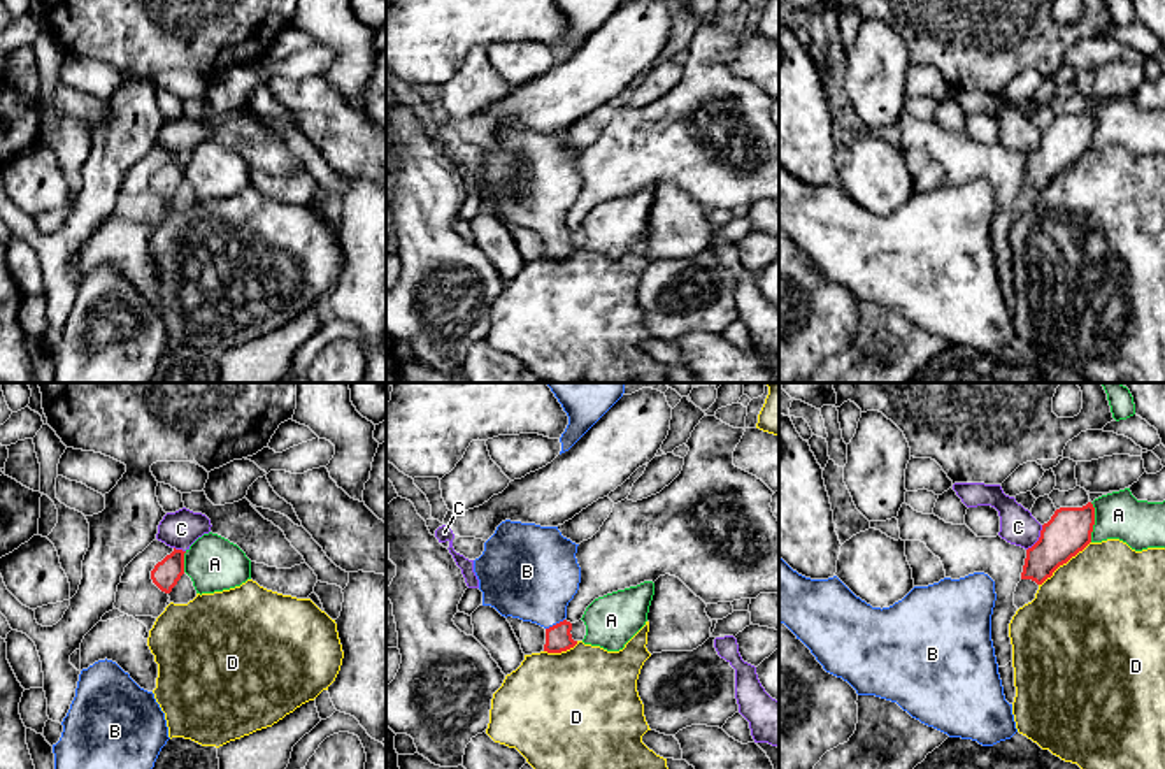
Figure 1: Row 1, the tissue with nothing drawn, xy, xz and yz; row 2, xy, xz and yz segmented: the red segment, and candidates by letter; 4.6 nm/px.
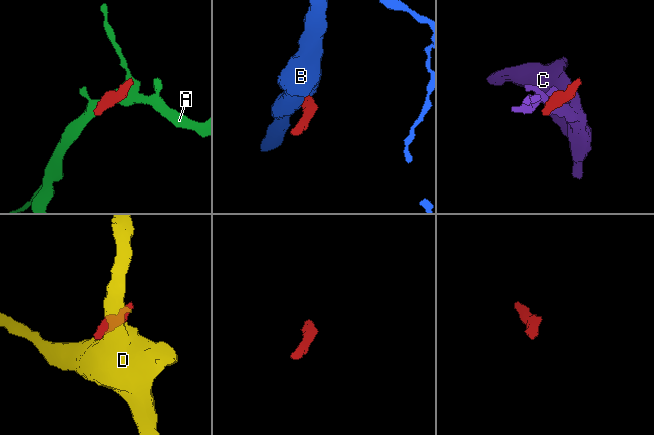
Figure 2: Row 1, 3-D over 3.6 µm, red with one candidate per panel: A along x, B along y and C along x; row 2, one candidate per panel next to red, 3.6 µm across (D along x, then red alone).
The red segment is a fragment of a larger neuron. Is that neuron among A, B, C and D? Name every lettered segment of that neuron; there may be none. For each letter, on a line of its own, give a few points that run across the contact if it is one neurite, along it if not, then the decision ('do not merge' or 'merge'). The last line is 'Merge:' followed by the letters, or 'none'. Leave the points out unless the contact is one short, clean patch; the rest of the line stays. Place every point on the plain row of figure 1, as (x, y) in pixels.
A: do not merge
B: line xz (558, 244), (557, 230), (534, 181); merge
C: line yz (1043, 132), (1041, 143), (1027, 157); do not merge
D: do not merge
Merge: B

